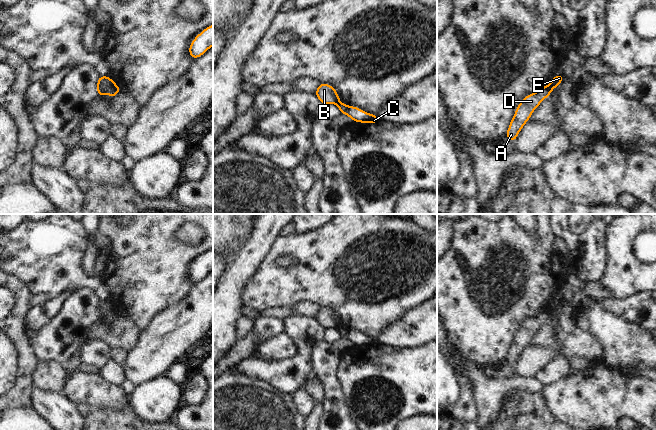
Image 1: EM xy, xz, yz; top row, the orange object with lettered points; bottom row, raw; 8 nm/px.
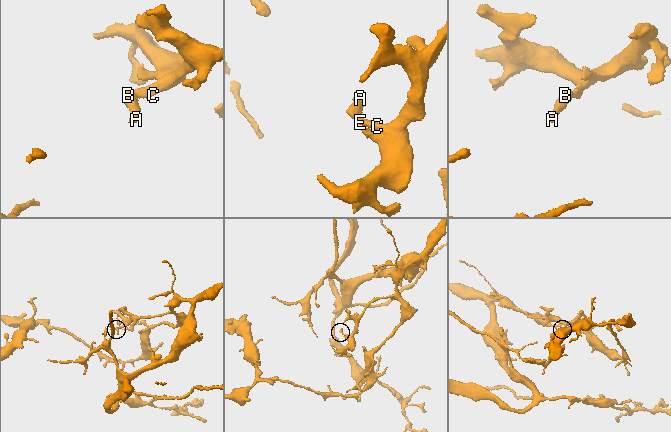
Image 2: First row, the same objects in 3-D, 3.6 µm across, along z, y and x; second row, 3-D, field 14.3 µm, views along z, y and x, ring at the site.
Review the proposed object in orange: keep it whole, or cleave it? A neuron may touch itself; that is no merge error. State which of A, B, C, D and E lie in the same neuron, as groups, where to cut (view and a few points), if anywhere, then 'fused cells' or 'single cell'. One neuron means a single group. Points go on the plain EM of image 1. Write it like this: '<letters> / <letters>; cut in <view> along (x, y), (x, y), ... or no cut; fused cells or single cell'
A B D / C E; cut in yz along (548, 309), (551, 314); fused cells

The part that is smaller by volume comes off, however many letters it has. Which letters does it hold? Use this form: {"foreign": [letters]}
{"foreign": ["A", "B", "D"]}

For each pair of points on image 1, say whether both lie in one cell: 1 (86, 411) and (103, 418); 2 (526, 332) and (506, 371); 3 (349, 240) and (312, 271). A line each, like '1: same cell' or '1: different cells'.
1: same cell
2: same cell
3: same cell

